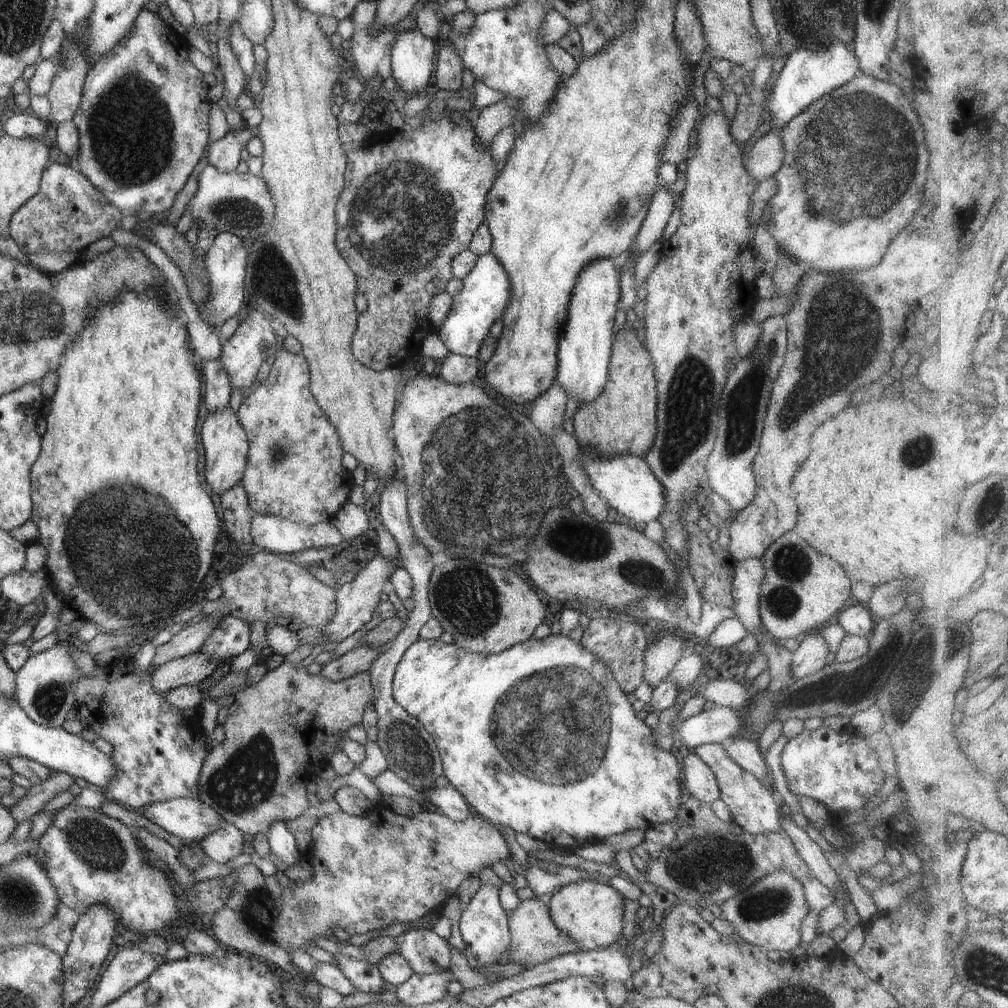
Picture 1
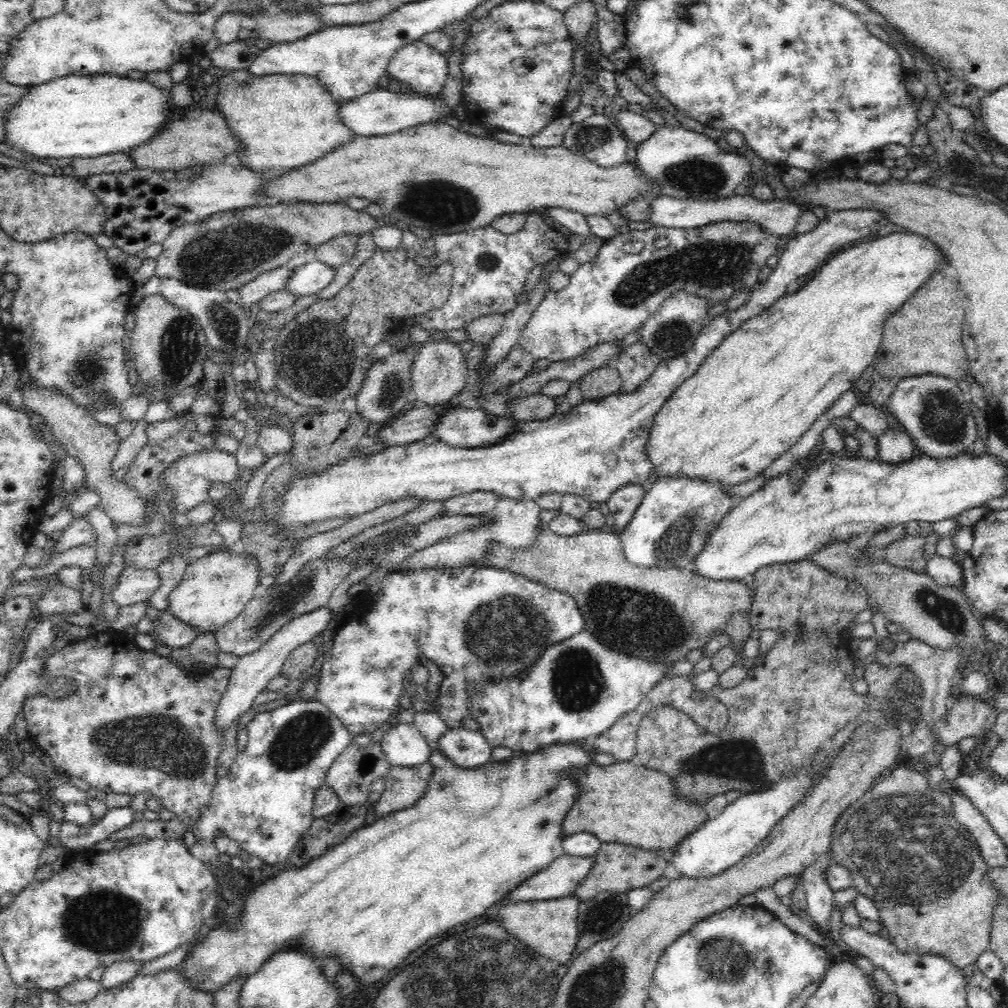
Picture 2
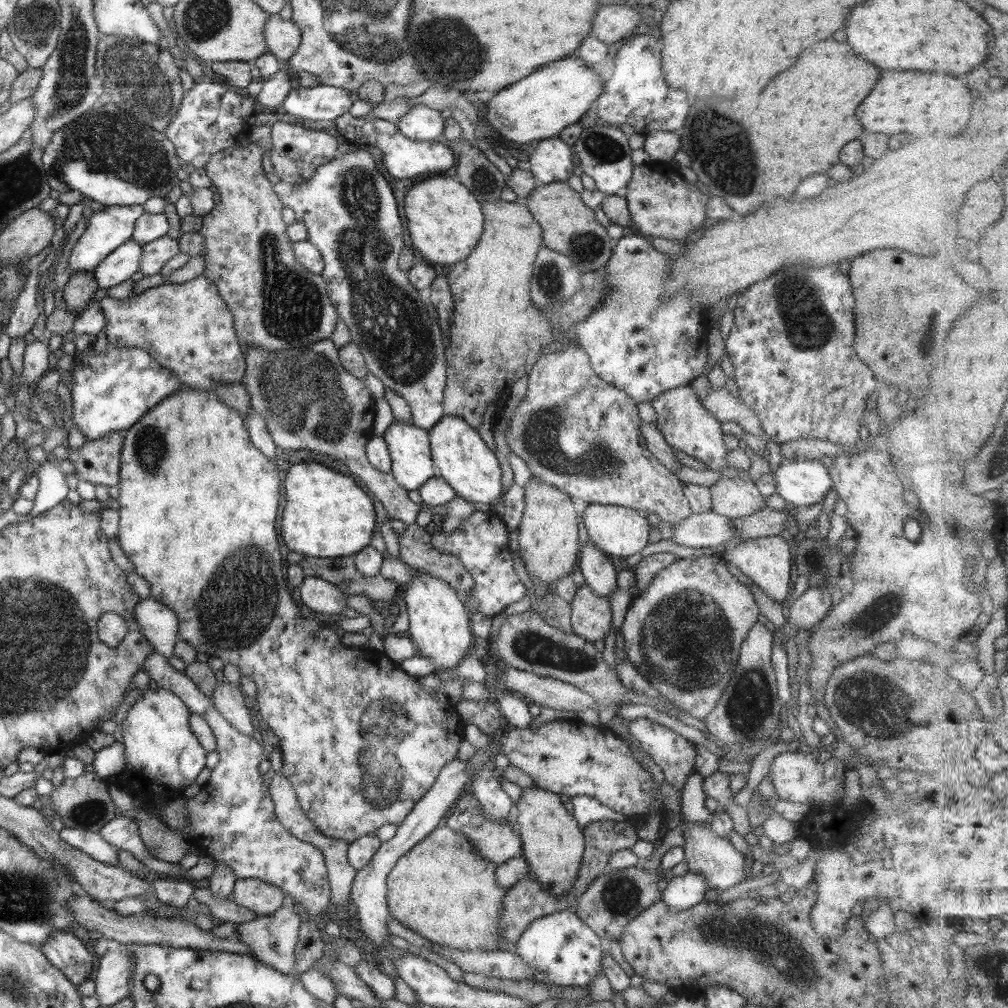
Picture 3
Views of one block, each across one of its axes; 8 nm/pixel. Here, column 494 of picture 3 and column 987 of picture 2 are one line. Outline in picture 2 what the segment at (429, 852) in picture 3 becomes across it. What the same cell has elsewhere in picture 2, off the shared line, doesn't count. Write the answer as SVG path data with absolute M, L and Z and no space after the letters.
M896 765L888 773L883 775L874 783L873 788L864 794L864 797L856 800L840 814L834 830L832 830L832 841L828 852L831 852L835 864L842 865L852 875L852 885L856 891L864 894L872 900L879 912L880 922L888 930L887 938L902 954L927 954L931 952L934 956L946 958L956 968L963 969L968 964L974 964L983 952L989 949L990 927L992 913L997 900L1002 897L999 891L991 885L987 877L989 866L978 851L976 842L973 841L970 831L956 822L950 795L946 792L936 792L929 788L927 776L921 774L917 767L902 767Z

